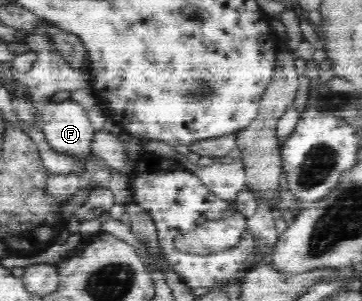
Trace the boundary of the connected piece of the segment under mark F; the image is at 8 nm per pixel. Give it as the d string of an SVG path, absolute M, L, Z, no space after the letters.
M66 99L61 102L49 102L43 107L43 112L40 112L42 118L42 130L46 137L48 147L55 151L57 155L65 155L73 159L79 167L83 167L85 171L90 170L92 159L91 142L95 131L89 120L89 115L82 104L71 99Z

